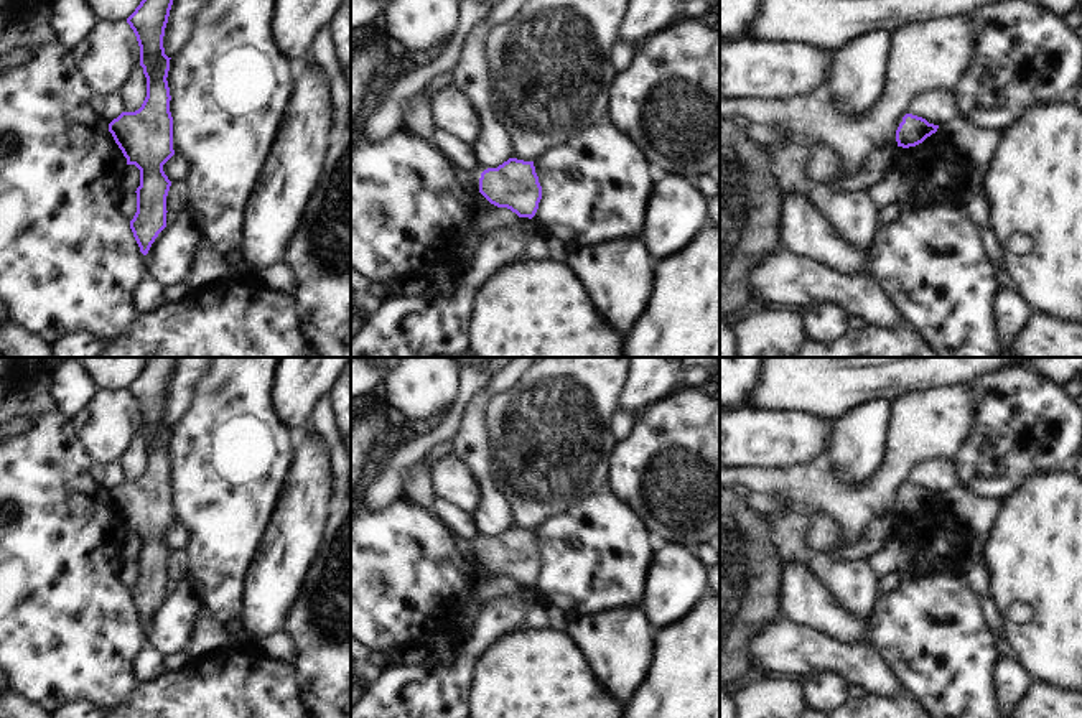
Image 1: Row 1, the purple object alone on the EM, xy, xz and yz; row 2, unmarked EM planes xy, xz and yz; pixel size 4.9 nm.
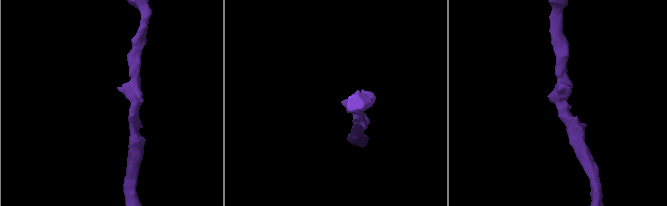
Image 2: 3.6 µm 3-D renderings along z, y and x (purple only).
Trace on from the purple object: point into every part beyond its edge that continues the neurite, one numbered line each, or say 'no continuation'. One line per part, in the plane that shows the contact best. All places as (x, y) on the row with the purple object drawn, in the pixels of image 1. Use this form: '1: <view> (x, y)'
1: xz (470, 180)

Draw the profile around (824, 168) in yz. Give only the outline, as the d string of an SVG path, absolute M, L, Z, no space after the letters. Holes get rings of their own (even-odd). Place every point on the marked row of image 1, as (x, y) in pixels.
M786 124L769 125L776 137L767 142L763 152L772 163L774 155L791 145L807 145L810 148L810 161L807 163L807 173L812 184L822 184L828 188L840 180L840 158L838 153L823 145L812 130L805 130L802 135L794 132Z

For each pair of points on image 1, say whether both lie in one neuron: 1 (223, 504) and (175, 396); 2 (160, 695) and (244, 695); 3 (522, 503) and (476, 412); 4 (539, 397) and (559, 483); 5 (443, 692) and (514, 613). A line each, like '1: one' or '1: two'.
1: two
2: one
3: two
4: one
5: one

